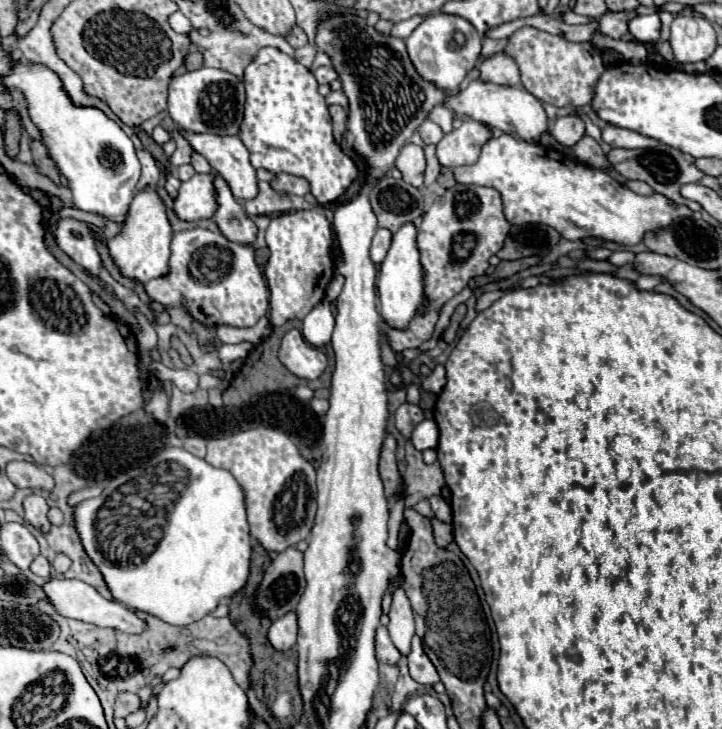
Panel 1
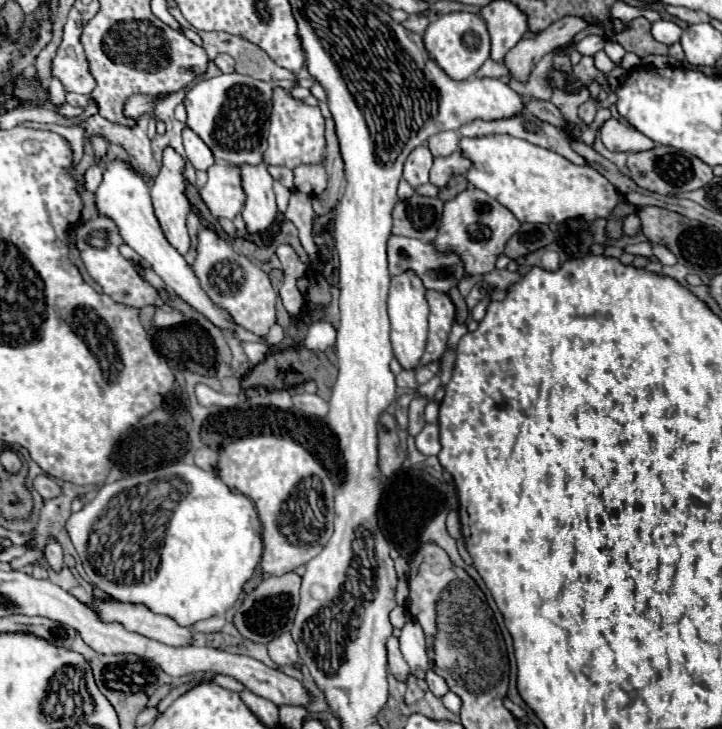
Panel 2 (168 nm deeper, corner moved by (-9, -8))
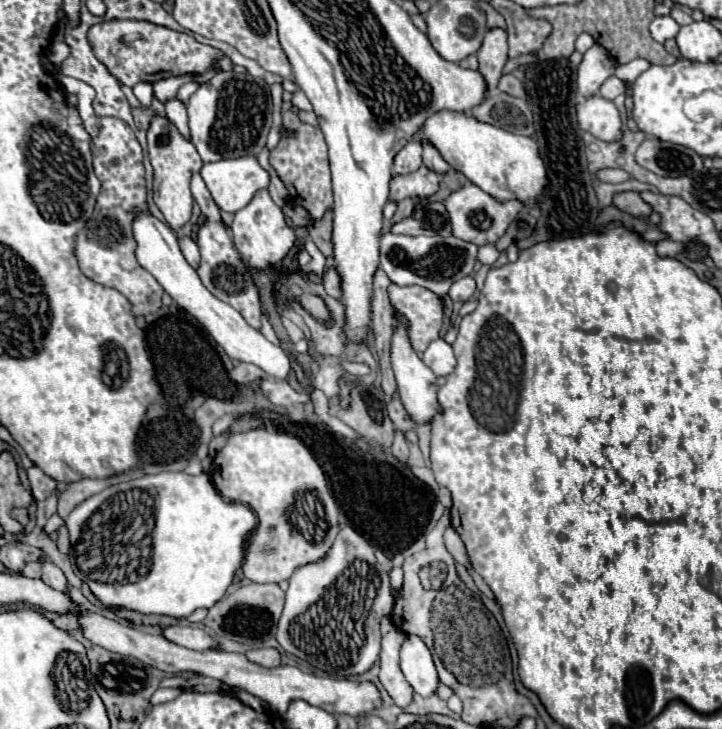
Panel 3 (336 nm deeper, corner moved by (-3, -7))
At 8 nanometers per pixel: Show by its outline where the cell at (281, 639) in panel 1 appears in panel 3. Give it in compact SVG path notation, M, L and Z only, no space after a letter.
M259 648L259 650L251 650L247 652L247 658L255 664L261 664L265 668L275 668L281 664L281 654L275 648Z

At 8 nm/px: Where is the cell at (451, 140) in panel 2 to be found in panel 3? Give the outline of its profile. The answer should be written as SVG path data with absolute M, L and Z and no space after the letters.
M423 142L423 164L435 172L447 172L449 164L441 158L439 150L431 142Z

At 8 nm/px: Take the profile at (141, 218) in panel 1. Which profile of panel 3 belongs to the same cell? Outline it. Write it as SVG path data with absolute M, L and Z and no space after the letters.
M167 118L153 120L153 124L147 132L147 140L149 140L149 158L151 158L153 172L155 172L153 200L155 200L157 208L161 210L161 214L165 216L165 222L169 224L169 228L173 232L177 232L191 218L193 196L189 190L189 180L195 170L201 170L203 160L199 158L197 148L189 140L185 140Z

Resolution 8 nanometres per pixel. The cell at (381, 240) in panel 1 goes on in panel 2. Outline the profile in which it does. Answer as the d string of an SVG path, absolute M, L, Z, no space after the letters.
M391 235L387 243L387 257L389 257L389 273L401 275L405 271L413 271L425 285L425 289L435 289L447 293L449 289L457 287L457 283L465 277L465 265L461 257L453 251L439 251L433 243L425 243L411 237Z

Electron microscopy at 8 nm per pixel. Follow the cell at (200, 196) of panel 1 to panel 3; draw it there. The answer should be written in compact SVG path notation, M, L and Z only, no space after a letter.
M253 156L203 164L201 176L223 212L241 210L255 196L255 190L267 188L269 184L269 174Z

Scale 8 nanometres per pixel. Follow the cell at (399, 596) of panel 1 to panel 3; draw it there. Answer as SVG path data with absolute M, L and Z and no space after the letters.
M407 634L405 642L401 646L401 670L411 684L411 688L421 696L435 694L435 688L439 684L435 664L431 658L429 648L421 638L415 634Z

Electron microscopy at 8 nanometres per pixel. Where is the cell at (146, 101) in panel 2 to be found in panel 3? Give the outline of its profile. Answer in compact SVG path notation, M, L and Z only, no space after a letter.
M173 76L173 78L165 78L165 80L159 80L159 82L155 82L153 84L153 92L155 92L155 98L159 100L159 102L169 102L169 98L175 98L175 94L177 94L177 88L181 86L181 84L185 84L185 82L191 82L193 80L193 76Z

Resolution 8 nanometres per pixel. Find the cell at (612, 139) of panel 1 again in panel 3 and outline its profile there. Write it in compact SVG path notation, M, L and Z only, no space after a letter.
M599 94L581 100L577 106L577 120L579 126L593 134L597 140L621 142L623 138L623 124L615 104L601 98Z

